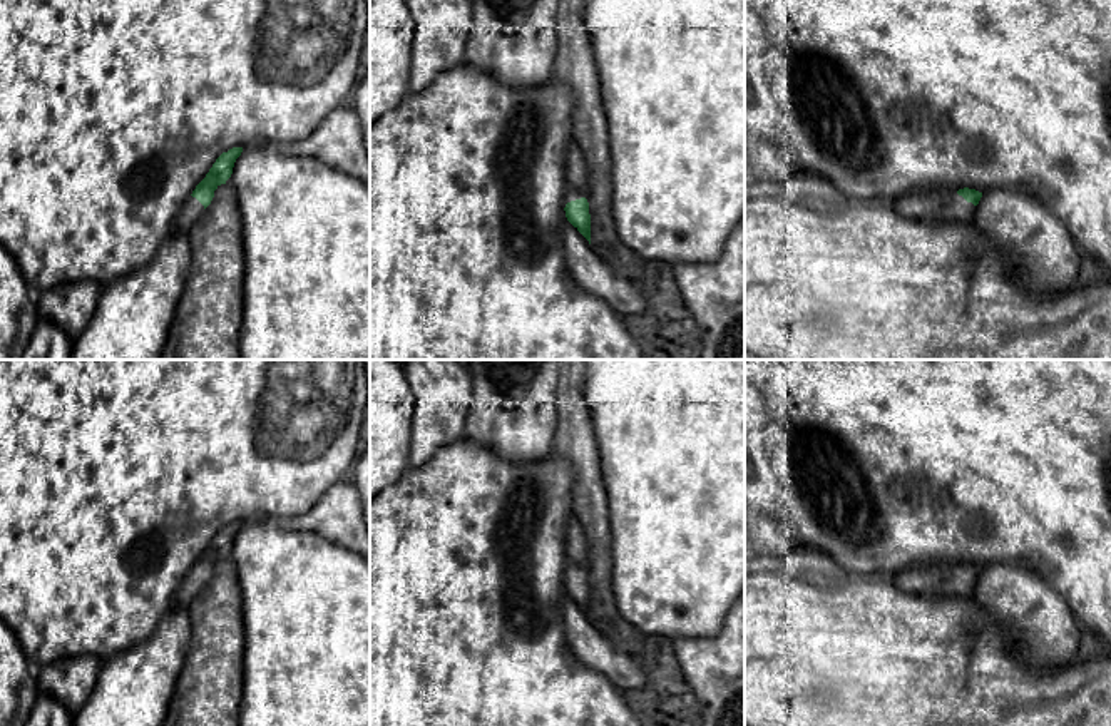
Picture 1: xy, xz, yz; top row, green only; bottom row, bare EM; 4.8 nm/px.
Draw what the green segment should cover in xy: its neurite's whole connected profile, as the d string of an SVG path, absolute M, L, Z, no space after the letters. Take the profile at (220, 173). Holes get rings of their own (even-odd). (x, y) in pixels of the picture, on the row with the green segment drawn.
M233 147L216 159L206 177L196 186L181 214L174 221L174 226L171 229L172 234L187 233L192 222L211 204L214 191L221 184L226 184L226 181L231 177L234 162L241 152L243 147Z

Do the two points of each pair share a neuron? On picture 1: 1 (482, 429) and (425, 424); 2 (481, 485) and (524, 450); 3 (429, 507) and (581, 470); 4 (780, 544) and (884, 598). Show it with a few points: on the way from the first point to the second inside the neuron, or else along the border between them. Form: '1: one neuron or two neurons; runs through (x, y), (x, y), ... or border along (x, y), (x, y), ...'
1: two neurons; border along (474, 388), (464, 434)
2: two neurons; border along (476, 444), (516, 462), (536, 462), (549, 455)
3: two neurons; border along (552, 452), (569, 464), (573, 474), (573, 512)
4: two neurons; border along (803, 547), (797, 547), (783, 556), (762, 556)

